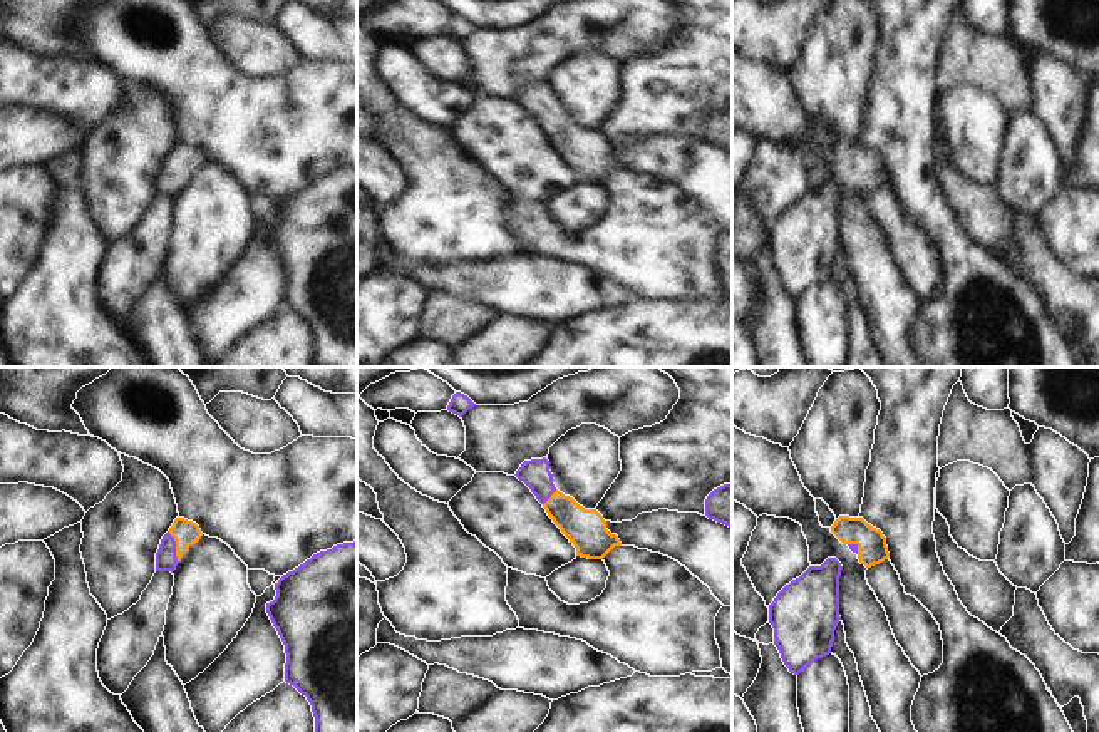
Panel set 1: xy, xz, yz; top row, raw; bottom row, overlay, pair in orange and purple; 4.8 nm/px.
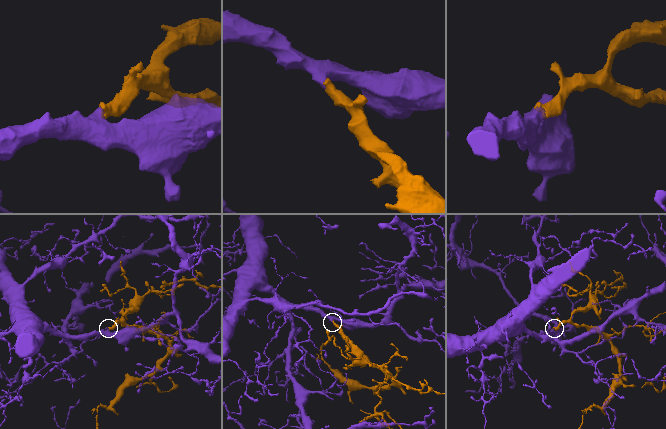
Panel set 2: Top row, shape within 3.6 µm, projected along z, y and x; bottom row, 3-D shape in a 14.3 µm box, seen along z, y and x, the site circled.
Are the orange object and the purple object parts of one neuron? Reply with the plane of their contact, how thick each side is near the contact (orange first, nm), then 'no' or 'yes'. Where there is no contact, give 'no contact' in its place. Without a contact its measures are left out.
xy | 130/100 nm | yes

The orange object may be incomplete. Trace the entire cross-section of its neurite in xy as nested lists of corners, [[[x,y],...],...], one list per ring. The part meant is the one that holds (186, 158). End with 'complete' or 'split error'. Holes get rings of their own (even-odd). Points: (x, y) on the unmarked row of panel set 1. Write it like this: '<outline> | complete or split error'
[[[176,142],[163,161],[156,178],[156,196],[174,196],[183,179],[201,164],[199,151],[184,142]]] | split error

